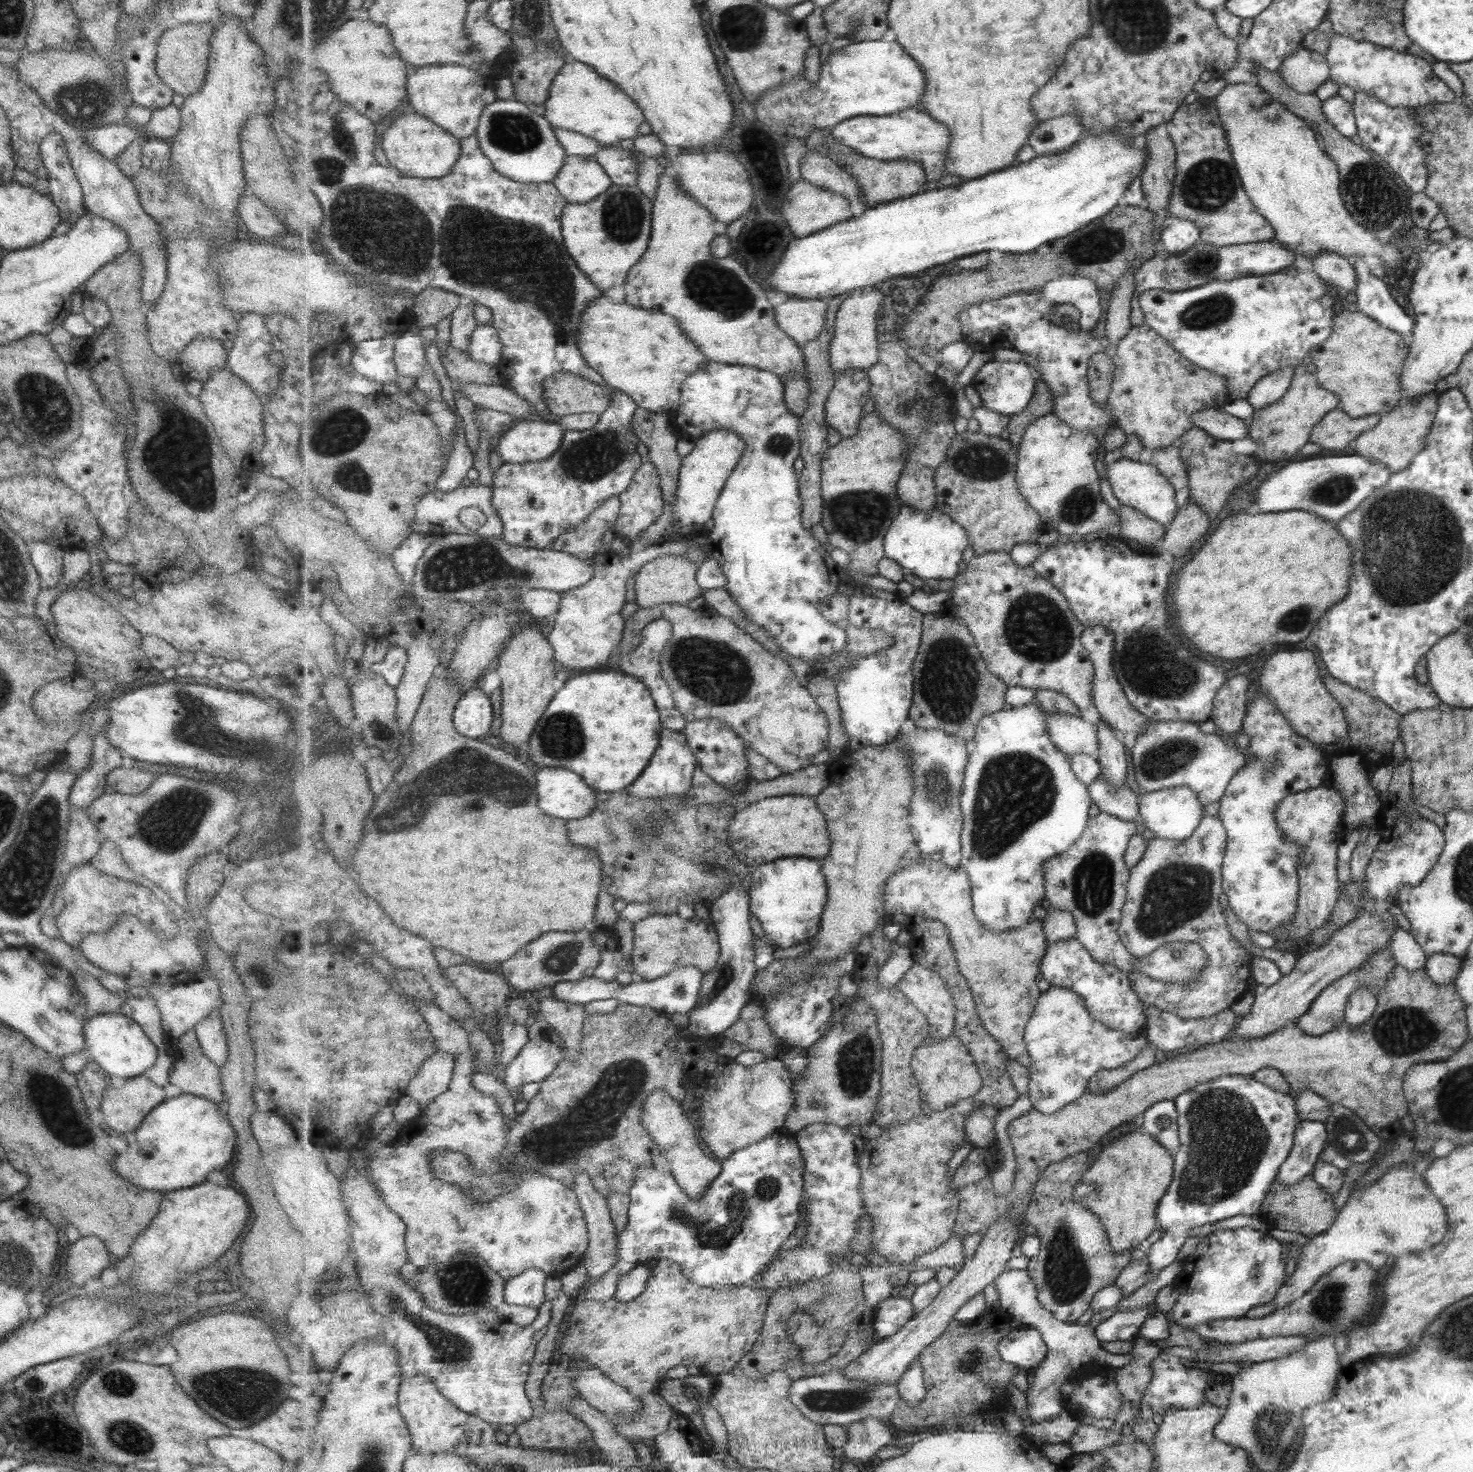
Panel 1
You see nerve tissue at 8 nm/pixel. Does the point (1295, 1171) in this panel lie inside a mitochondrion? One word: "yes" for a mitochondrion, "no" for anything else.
no

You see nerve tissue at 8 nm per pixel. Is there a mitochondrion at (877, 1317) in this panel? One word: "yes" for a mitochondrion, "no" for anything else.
no

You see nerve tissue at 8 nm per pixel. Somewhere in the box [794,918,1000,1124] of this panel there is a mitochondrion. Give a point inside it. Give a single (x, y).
(856, 1064)

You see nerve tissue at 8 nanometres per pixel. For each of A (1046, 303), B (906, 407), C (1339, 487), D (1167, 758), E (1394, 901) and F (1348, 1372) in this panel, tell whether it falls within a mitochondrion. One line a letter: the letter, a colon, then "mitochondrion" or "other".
A: other
B: mitochondrion
C: mitochondrion
D: mitochondrion
E: other
F: other

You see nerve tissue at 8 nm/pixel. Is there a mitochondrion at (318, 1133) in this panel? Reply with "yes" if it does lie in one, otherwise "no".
no

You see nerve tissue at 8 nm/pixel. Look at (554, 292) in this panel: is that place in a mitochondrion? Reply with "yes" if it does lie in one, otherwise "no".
yes

